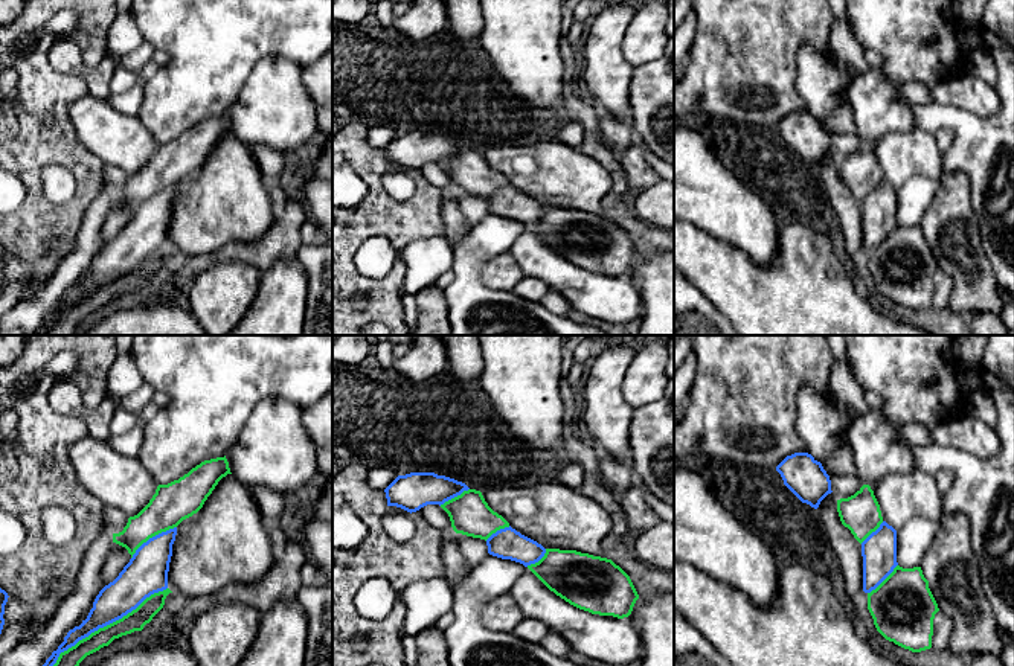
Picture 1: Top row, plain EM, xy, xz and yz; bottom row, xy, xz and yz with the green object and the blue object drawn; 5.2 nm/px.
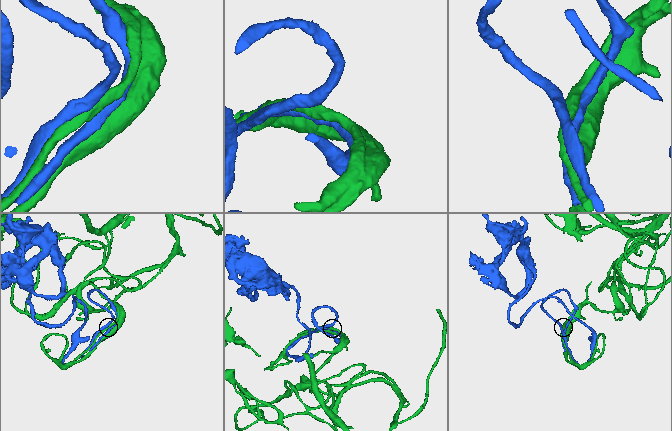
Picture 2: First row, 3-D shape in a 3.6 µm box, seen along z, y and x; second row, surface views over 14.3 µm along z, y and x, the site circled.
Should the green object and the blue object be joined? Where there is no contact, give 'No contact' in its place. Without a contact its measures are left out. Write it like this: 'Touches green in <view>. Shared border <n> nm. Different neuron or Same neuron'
Touches green in xy. Shared border 750 nm. Same neuron

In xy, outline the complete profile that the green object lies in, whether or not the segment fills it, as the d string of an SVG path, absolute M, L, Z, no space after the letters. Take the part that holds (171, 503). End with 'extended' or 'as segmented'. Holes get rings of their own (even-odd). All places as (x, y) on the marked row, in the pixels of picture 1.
M224 457L204 460L168 485L159 485L149 503L128 518L113 543L125 547L130 562L105 585L79 626L43 666L79 666L90 654L114 639L142 631L163 608L169 593L168 572L177 526L197 514L218 482L230 472Z; extended

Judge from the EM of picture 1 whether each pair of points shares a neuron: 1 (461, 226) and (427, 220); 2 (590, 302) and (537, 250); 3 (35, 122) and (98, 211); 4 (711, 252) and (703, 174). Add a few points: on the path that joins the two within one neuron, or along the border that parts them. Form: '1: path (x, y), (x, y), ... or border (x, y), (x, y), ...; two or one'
1: border (442, 201), (441, 217), (446, 233); two
2: path (583, 287), (564, 278), (552, 265); one
3: border (101, 191), (84, 212), (75, 235); two
4: border (689, 223), (741, 250); two

